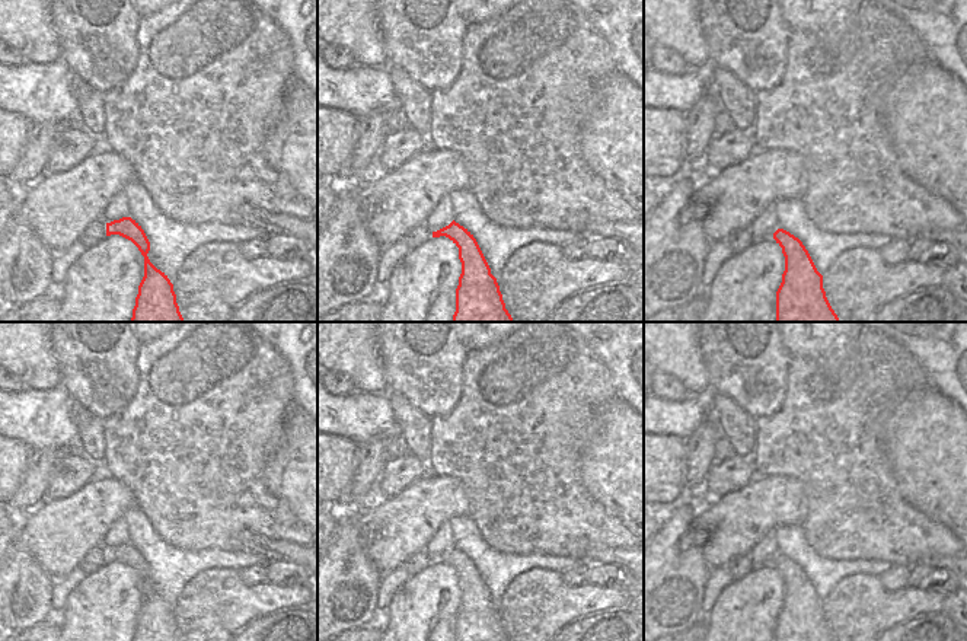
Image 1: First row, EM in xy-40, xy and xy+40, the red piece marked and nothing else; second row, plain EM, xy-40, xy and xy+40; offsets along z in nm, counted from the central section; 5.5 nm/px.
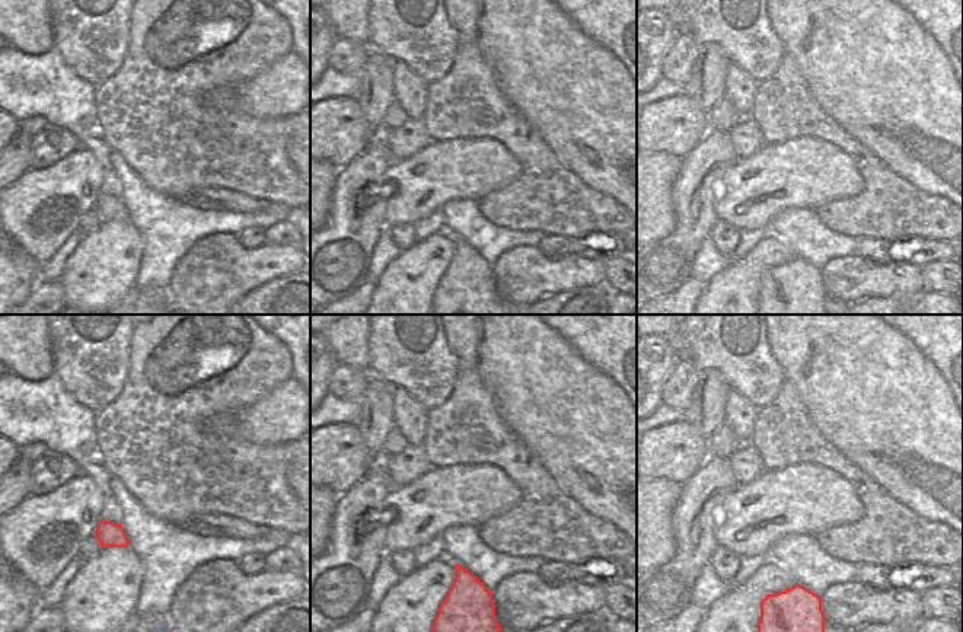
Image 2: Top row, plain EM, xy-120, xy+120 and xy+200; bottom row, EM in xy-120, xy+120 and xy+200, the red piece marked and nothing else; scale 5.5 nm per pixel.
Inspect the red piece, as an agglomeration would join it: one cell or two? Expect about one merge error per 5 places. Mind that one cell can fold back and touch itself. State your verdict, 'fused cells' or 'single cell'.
single cell

